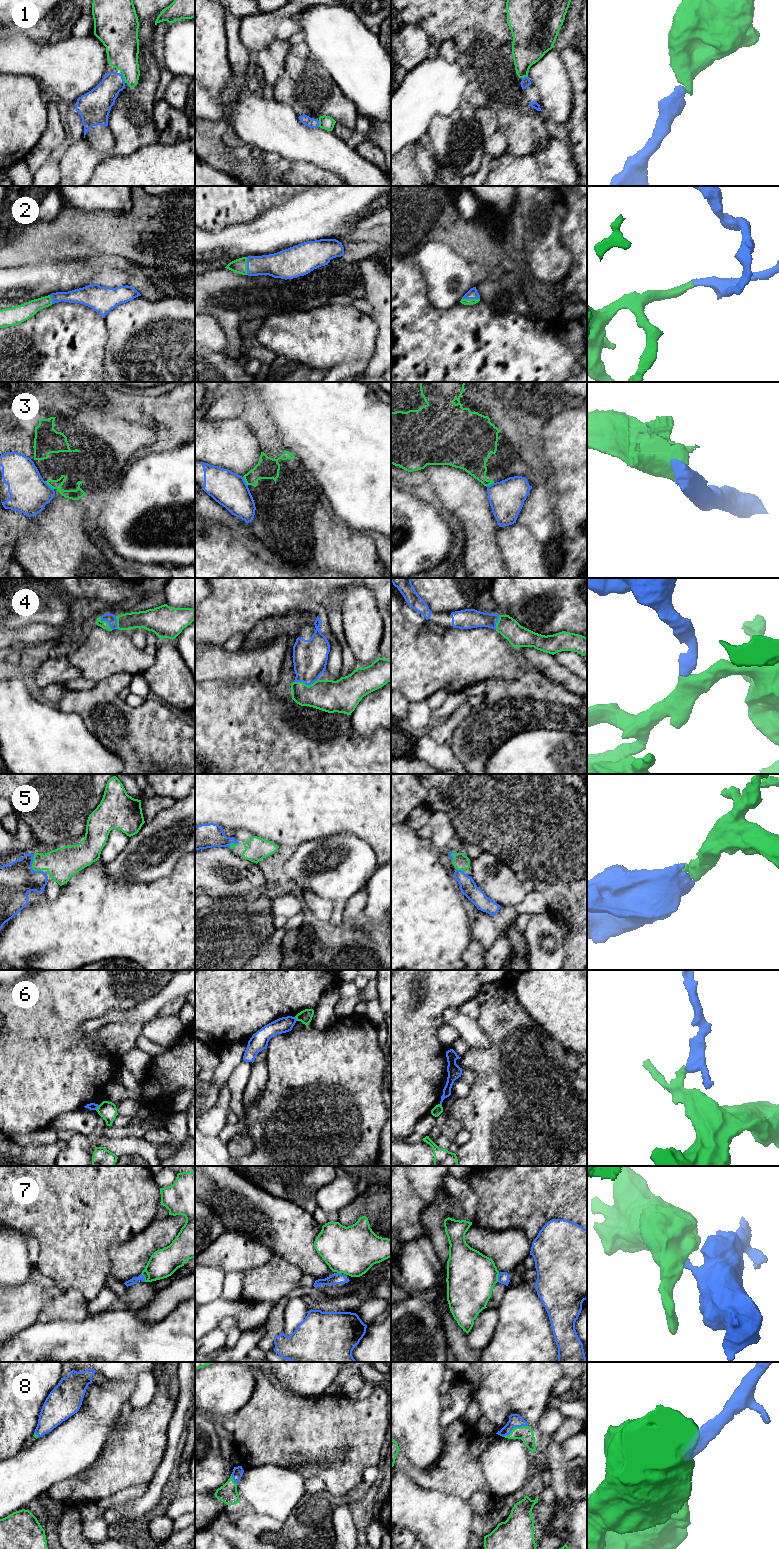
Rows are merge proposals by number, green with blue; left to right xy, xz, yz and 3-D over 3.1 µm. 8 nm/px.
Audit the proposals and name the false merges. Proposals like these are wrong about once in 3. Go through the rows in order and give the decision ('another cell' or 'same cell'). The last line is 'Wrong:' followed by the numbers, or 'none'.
1: same cell
2: same cell
3: another cell
4: same cell
5: same cell
6: another cell
7: another cell
8: same cell
Wrong: 3, 6, 7

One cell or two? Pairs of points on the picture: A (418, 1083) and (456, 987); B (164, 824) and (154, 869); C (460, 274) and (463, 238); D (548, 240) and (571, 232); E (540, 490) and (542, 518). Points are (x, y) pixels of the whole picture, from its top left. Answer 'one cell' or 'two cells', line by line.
A: one cell
B: one cell
C: two cells
D: two cells
E: one cell

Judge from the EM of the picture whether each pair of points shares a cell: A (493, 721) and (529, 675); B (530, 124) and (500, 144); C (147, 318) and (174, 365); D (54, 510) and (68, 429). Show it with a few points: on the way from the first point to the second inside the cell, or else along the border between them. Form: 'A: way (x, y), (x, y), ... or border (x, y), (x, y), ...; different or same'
A: way (504, 710), (526, 686); same
B: border (498, 117), (500, 128), (506, 139), (507, 151); different
C: way (154, 330), (154, 345), (162, 353); same
D: border (61, 494), (72, 500); different

